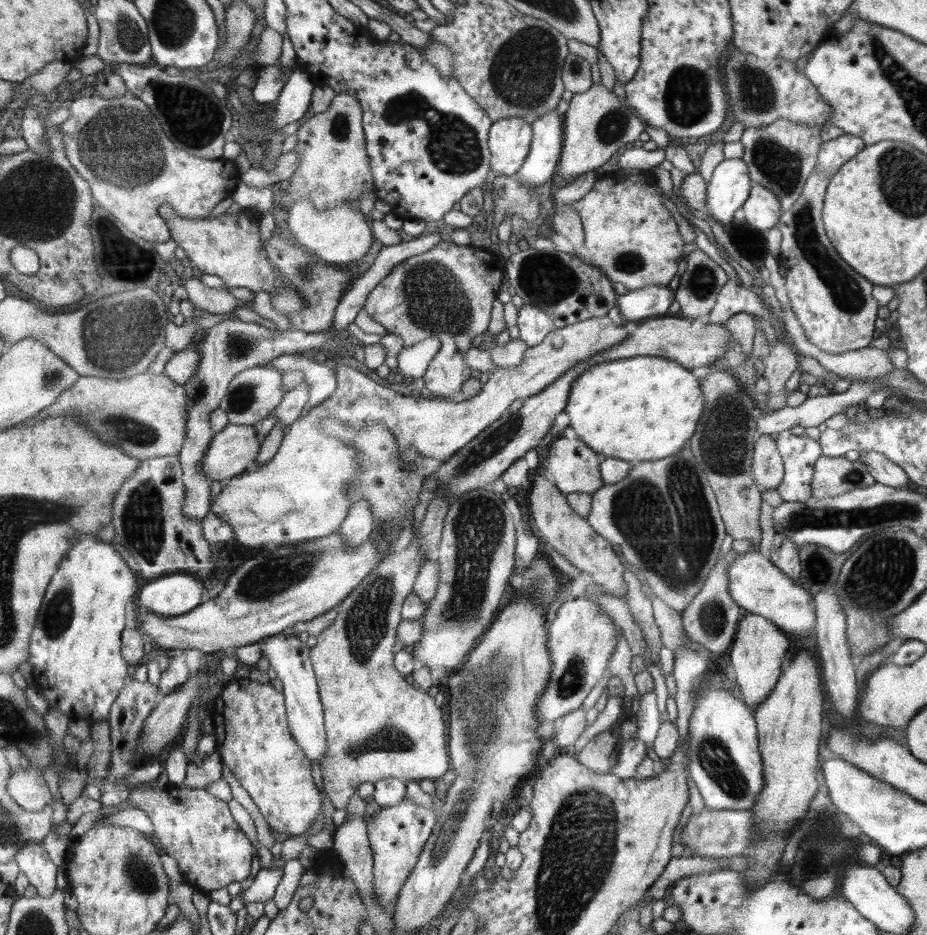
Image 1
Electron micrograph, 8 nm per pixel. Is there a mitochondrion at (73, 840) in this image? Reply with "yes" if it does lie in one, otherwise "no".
no

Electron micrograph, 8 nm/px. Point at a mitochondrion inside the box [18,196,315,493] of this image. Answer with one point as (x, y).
(120, 335)

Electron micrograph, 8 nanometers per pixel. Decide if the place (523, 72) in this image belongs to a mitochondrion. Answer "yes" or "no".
yes

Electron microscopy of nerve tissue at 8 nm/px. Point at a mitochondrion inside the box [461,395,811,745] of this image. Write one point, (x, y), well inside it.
(669, 526)

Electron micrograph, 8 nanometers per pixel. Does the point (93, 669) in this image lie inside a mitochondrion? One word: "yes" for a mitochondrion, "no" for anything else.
no

